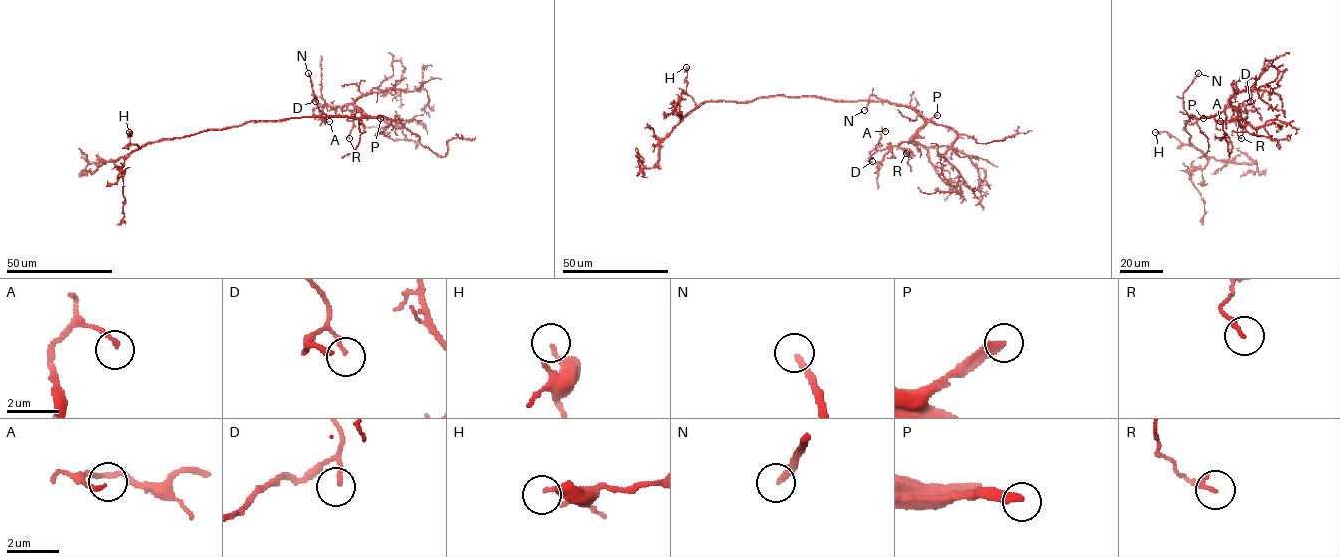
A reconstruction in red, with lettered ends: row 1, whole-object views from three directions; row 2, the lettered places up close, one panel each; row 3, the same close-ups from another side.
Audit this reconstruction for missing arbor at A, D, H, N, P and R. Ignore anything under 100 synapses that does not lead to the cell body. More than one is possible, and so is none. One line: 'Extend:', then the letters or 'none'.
Extend: N, P

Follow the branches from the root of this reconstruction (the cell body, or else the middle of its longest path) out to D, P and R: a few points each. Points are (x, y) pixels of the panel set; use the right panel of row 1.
D: (1188, 121), (1189, 117), (1216, 116), (1229, 104), (1237, 107), (1250, 101)
P: (1188, 121), (1189, 117), (1203, 118)
R: (1188, 121), (1189, 117), (1216, 116), (1230, 104), (1241, 112), (1237, 135), (1241, 138)

